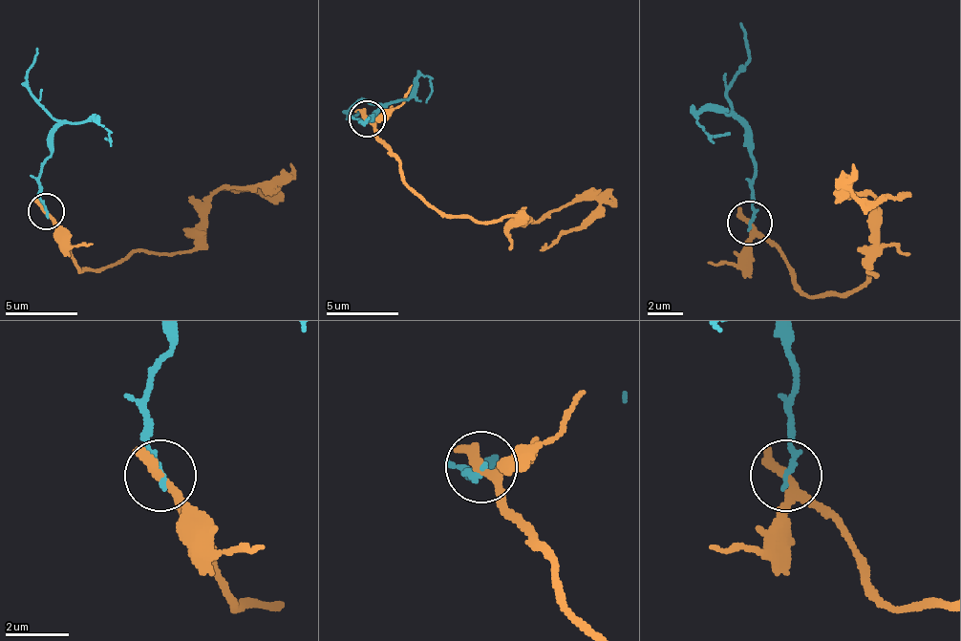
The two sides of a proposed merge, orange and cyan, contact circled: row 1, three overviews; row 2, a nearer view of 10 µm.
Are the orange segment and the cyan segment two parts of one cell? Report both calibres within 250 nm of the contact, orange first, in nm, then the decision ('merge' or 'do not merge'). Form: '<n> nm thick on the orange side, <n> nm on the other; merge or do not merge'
280 nm thick on the orange side, 200 nm on the other; do not merge

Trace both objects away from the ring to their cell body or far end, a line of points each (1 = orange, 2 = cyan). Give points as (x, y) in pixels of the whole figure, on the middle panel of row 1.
1: (366, 117), (402, 164), (402, 179), (456, 219), (539, 219), (578, 201), (600, 204), (582, 222), (539, 251)
2: (366, 117), (358, 121), (370, 117), (376, 103), (362, 99), (348, 117), (358, 111)

